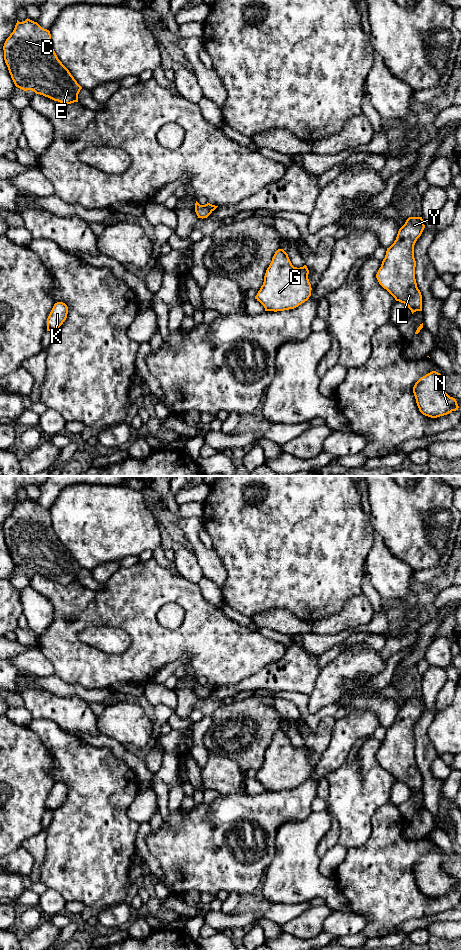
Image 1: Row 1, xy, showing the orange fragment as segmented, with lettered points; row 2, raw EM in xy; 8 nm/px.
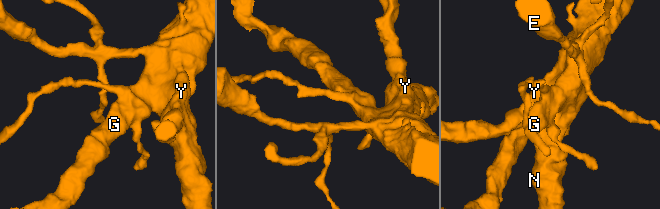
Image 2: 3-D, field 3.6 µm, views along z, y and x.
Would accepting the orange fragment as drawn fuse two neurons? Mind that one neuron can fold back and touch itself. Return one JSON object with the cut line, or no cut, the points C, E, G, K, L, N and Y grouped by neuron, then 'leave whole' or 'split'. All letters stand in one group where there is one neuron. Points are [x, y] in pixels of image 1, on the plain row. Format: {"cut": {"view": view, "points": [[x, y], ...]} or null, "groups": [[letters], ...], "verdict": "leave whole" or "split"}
{"cut": null, "groups": [["C", "E", "G", "K", "L", "N", "Y"]], "verdict": "leave whole"}

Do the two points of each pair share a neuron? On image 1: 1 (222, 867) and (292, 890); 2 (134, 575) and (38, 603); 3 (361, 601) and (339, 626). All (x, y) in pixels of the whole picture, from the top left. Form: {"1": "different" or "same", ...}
{"1": "different", "2": "different", "3": "same"}

